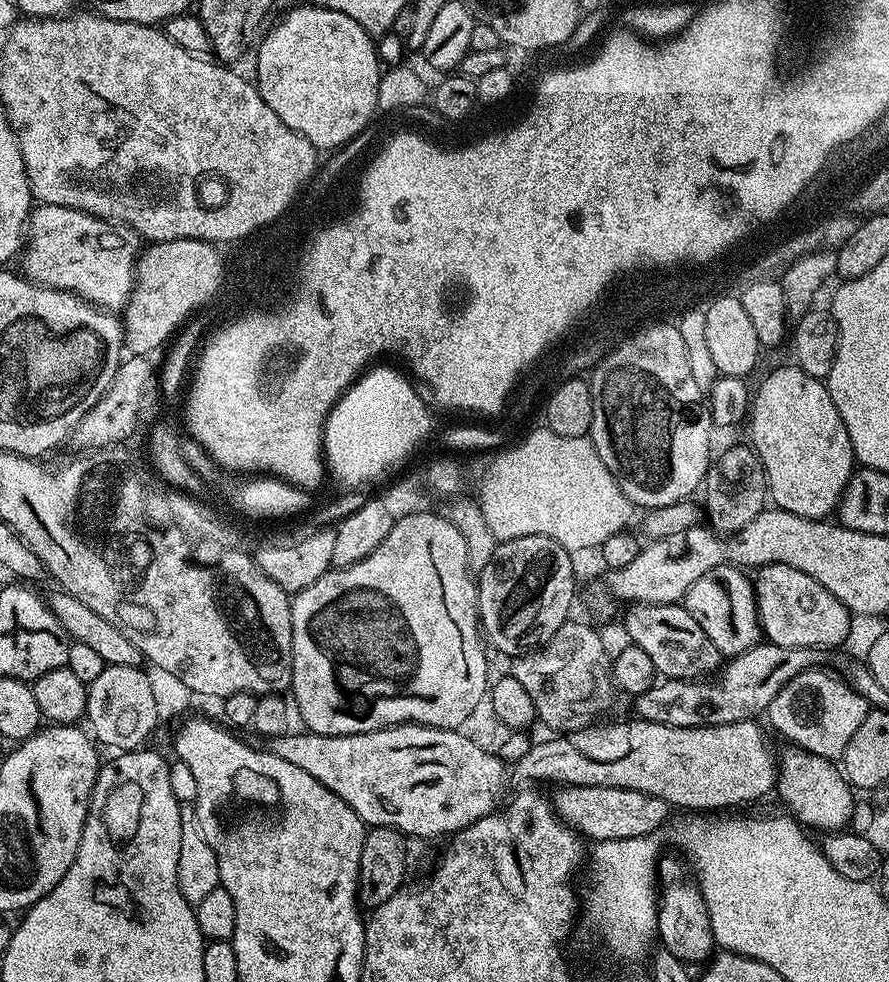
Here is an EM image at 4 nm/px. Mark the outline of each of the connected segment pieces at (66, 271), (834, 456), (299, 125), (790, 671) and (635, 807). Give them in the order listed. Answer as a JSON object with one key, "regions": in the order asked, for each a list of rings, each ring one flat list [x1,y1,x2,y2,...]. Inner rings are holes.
{"regions":[[[37,203,28,218,26,243,22,249,23,275,34,284,45,284,48,288,67,290,98,308,120,310,128,303,134,283,136,261,142,251,141,237,131,228,74,210,66,206]],[[795,366,774,369,751,397,746,428,752,431,750,444,764,467,768,494,775,507,811,520,831,517,831,512,833,515,839,509,840,499,854,471,854,457,850,434,846,434,846,426,838,414,838,406,834,406,834,398,830,398,825,381]],[[306,6,306,8,292,8,268,33,264,36,264,41,260,44,260,49,256,52,256,76,254,75,254,83,260,92,260,96,266,102,266,106,270,106,270,110,274,110,274,114,278,114,278,118,282,118,282,122,286,126,290,126,290,130,294,130,298,134,302,134,315,146,317,150,324,148,332,148,331,150,339,150,349,141,355,139,365,131,363,129,372,120,372,115,378,112,377,104,379,102,379,80,382,73,382,65,380,56,376,53,376,40,366,29,358,26,358,22,354,22,354,18,350,18,341,12,335,12,329,8,320,8]],[[757,642,742,654,731,657,711,678,695,680,661,679,635,697,635,715,662,726,709,728,730,722,756,720,768,711,770,702,799,672,824,668,836,660,837,653,826,648,799,648],[828,663,828,664,827,664],[728,664,728,665,727,665]],[[577,784,557,787,555,792,554,807,561,820,575,828,581,837,589,841,592,839,592,842,650,836,659,833,661,831,659,828,663,829,669,823,670,805,662,798,654,798,654,794]]]}

